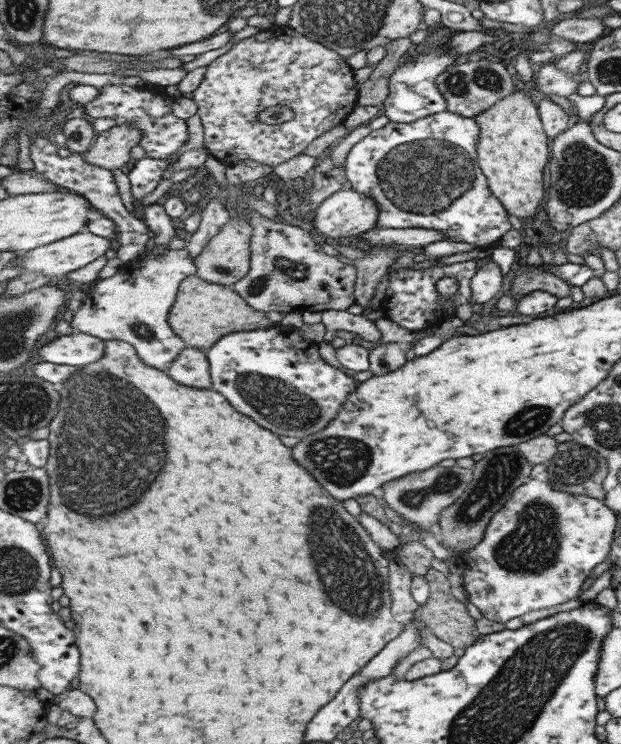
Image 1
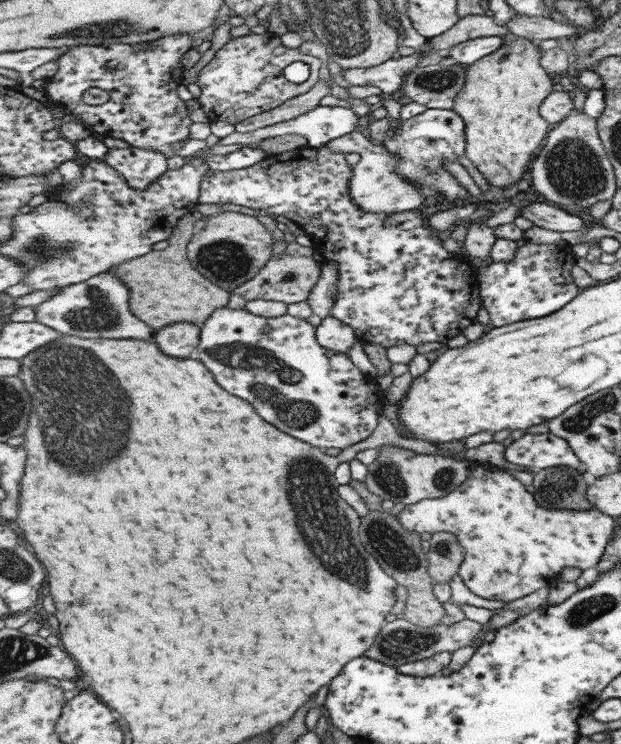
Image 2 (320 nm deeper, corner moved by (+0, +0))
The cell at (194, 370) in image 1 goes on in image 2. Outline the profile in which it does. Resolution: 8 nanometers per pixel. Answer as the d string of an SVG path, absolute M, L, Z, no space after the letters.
M178 322L157 330L155 341L164 353L187 360L198 350L201 334L197 323Z

